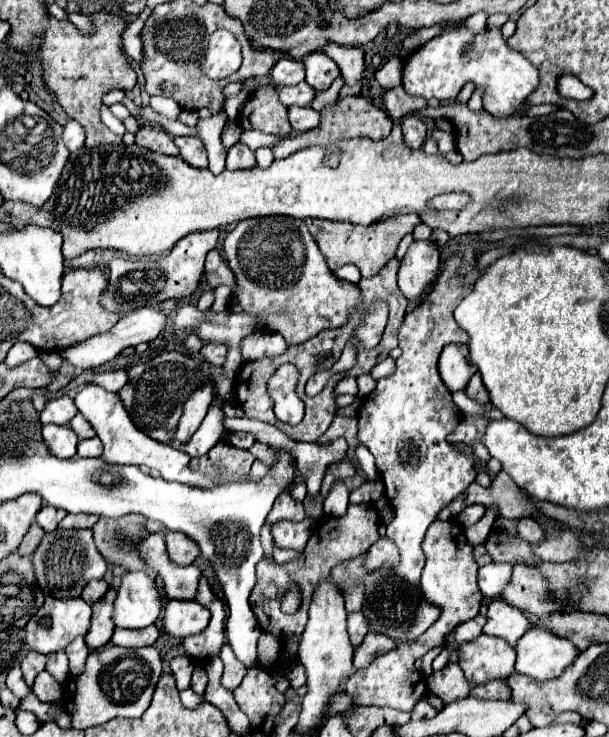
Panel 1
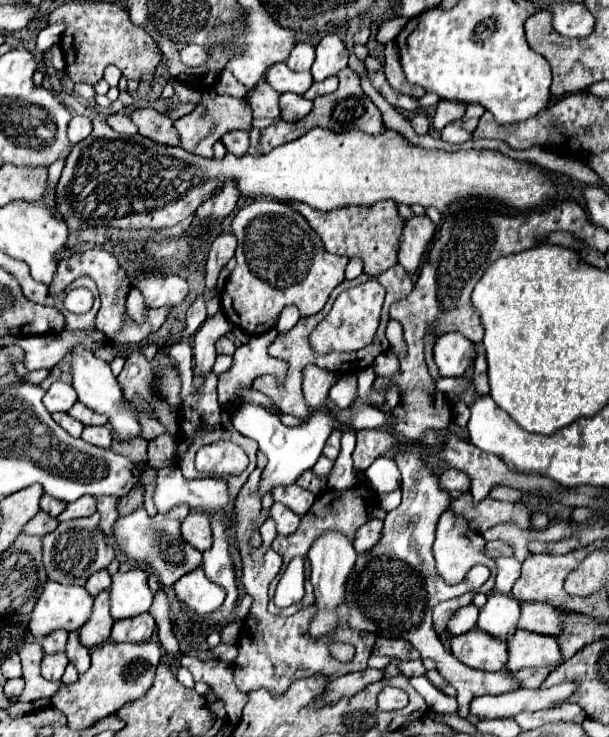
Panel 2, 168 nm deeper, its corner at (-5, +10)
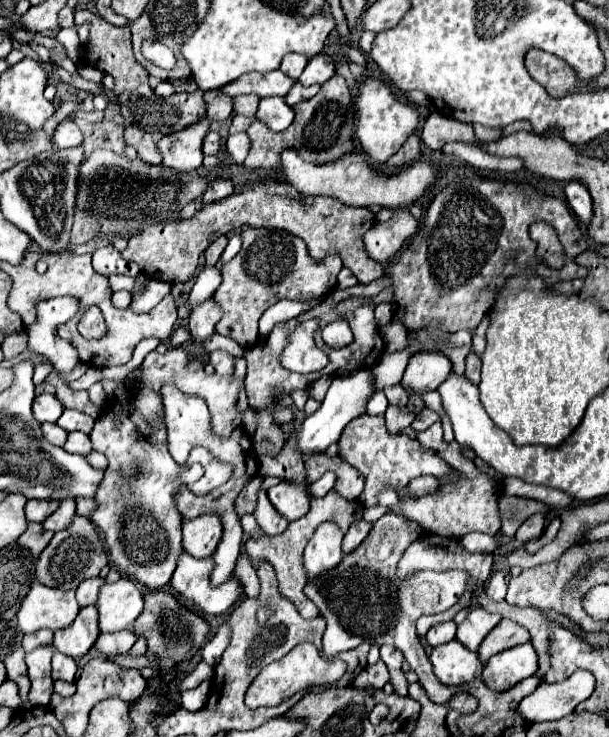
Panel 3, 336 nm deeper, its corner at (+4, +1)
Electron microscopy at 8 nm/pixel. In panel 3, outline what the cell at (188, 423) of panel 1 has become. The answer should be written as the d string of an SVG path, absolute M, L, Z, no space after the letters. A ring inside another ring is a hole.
M211 297L211 301L203 301L201 305L195 305L191 309L191 315L187 319L187 327L193 335L195 353L203 353L201 343L215 333L215 325L219 319L221 319L221 307L217 305L215 297Z

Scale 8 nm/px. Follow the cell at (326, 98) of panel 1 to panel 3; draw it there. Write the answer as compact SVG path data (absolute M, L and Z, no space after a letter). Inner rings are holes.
M295 83L295 85L291 87L291 91L285 95L285 103L293 107L293 105L295 105L295 103L299 103L299 101L311 99L313 95L317 95L317 91L319 91L319 87L317 87L317 85L311 85L311 87L303 87L301 83Z

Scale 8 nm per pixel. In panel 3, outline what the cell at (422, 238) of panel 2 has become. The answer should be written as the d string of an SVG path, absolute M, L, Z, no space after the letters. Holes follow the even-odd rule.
M393 209L393 217L385 223L375 223L363 237L365 249L371 259L379 263L389 263L395 253L403 247L409 235L415 235L419 221L409 213L409 209Z

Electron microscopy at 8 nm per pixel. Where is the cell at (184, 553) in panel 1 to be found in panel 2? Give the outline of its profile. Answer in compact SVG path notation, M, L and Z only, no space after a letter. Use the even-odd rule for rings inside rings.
M190 512L186 516L186 520L182 522L182 538L194 546L196 550L204 552L212 546L212 530L210 530L210 522L206 514L200 512Z

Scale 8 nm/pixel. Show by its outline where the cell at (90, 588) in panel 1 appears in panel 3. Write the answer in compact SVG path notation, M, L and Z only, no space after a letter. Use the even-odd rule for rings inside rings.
M93 577L93 579L85 579L79 587L77 587L77 601L81 607L85 605L95 605L97 603L97 595L99 589L105 581L101 577Z

